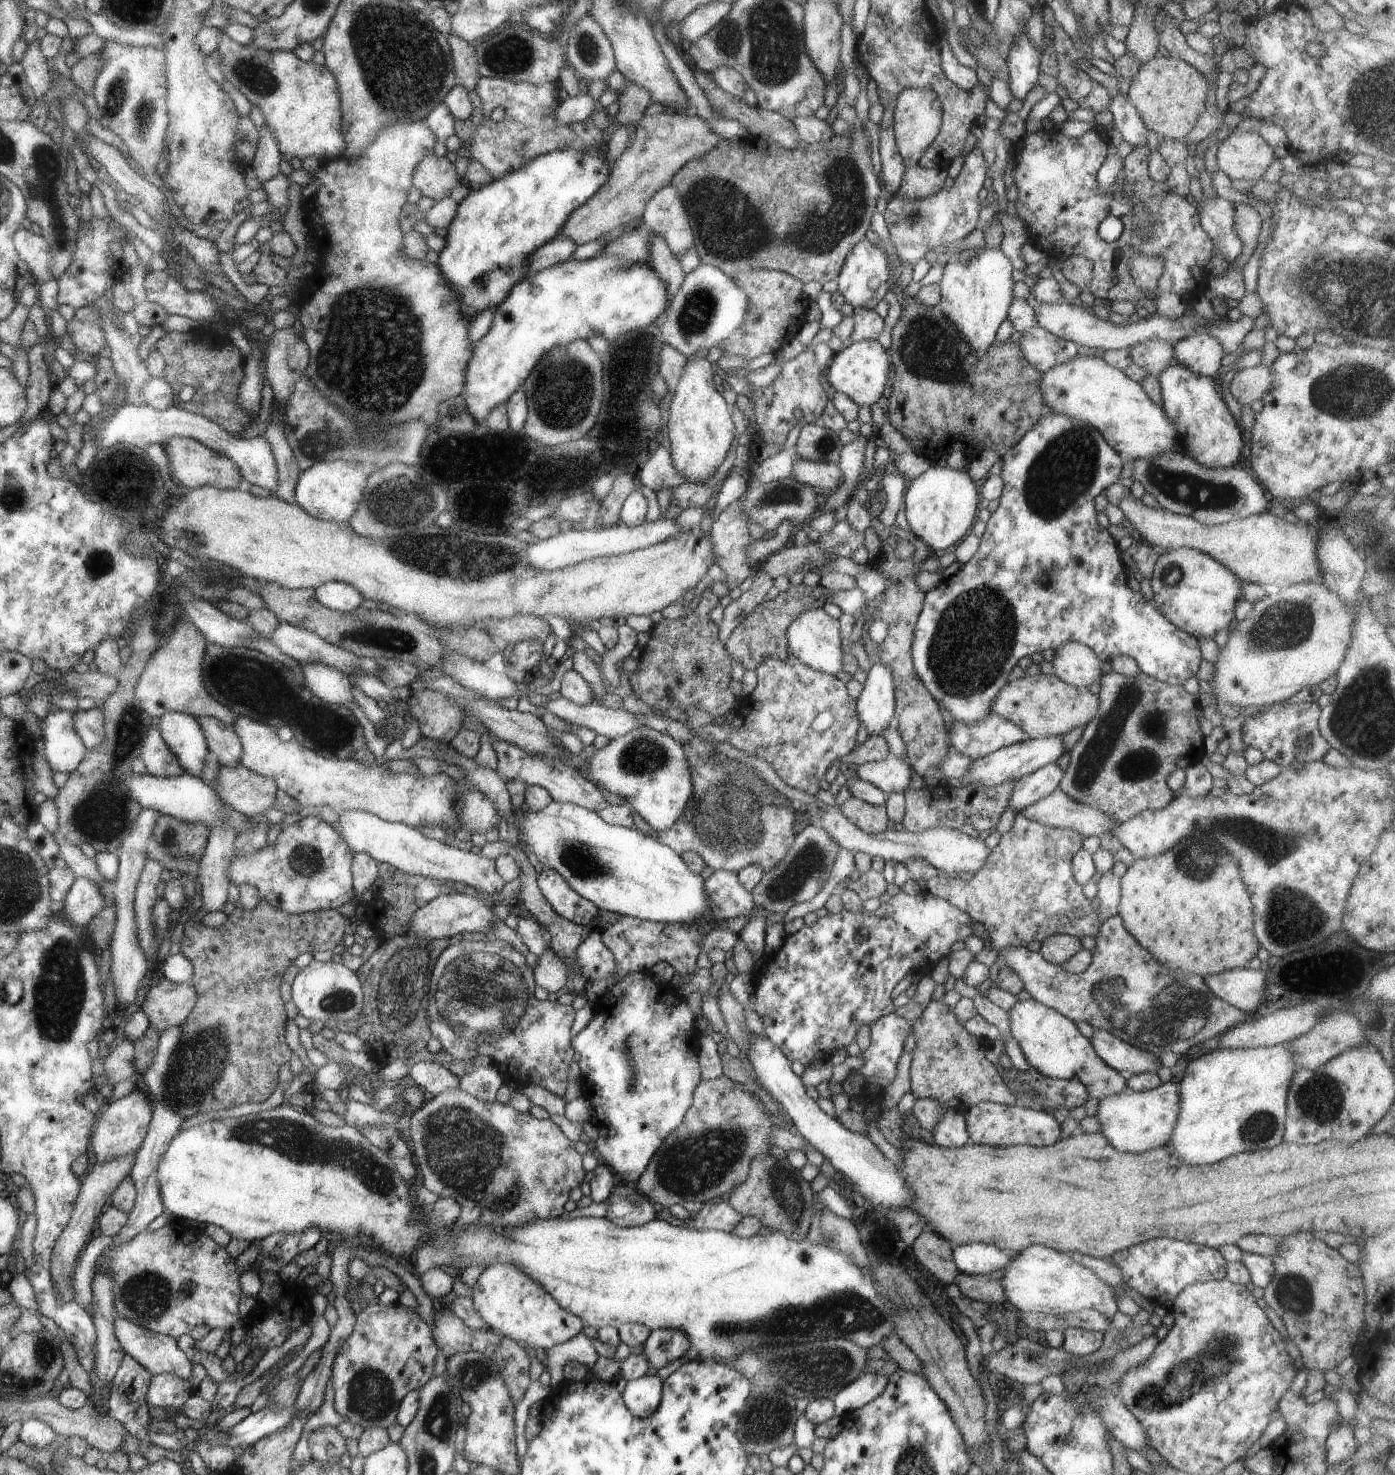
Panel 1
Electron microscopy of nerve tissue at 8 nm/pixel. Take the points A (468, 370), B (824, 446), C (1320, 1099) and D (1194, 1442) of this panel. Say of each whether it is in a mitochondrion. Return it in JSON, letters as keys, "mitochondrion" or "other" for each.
{"A":"other","B":"mitochondrion","C":"mitochondrion","D":"other"}

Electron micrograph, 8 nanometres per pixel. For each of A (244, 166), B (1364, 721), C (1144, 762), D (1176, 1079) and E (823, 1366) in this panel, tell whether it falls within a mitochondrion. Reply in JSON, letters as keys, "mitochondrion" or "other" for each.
{"A":"other","B":"mitochondrion","C":"mitochondrion","D":"other","E":"mitochondrion"}

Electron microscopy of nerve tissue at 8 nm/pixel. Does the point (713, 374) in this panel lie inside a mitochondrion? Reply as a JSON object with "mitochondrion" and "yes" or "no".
{"mitochondrion":"no"}

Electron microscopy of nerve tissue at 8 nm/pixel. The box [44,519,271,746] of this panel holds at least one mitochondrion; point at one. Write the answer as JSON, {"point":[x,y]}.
{"point":[99,563]}

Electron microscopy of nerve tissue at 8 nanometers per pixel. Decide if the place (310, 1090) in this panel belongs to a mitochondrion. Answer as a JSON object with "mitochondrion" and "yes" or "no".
{"mitochondrion":"no"}

